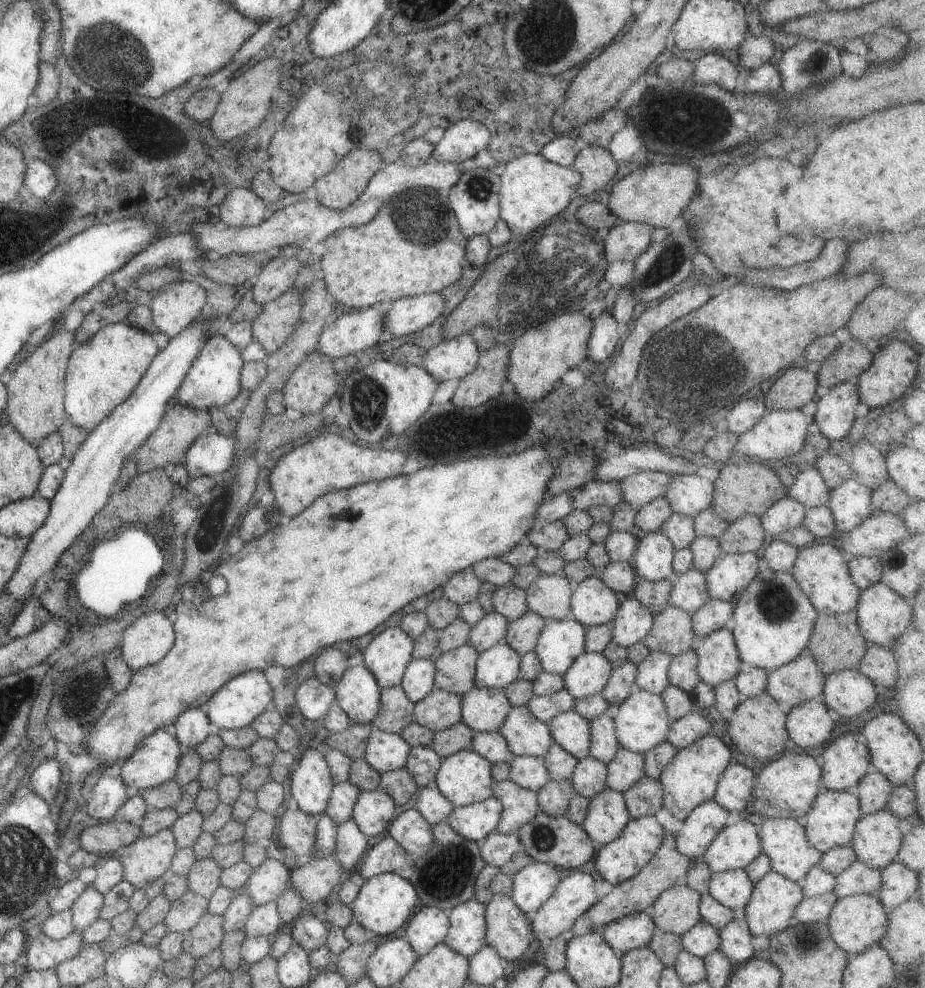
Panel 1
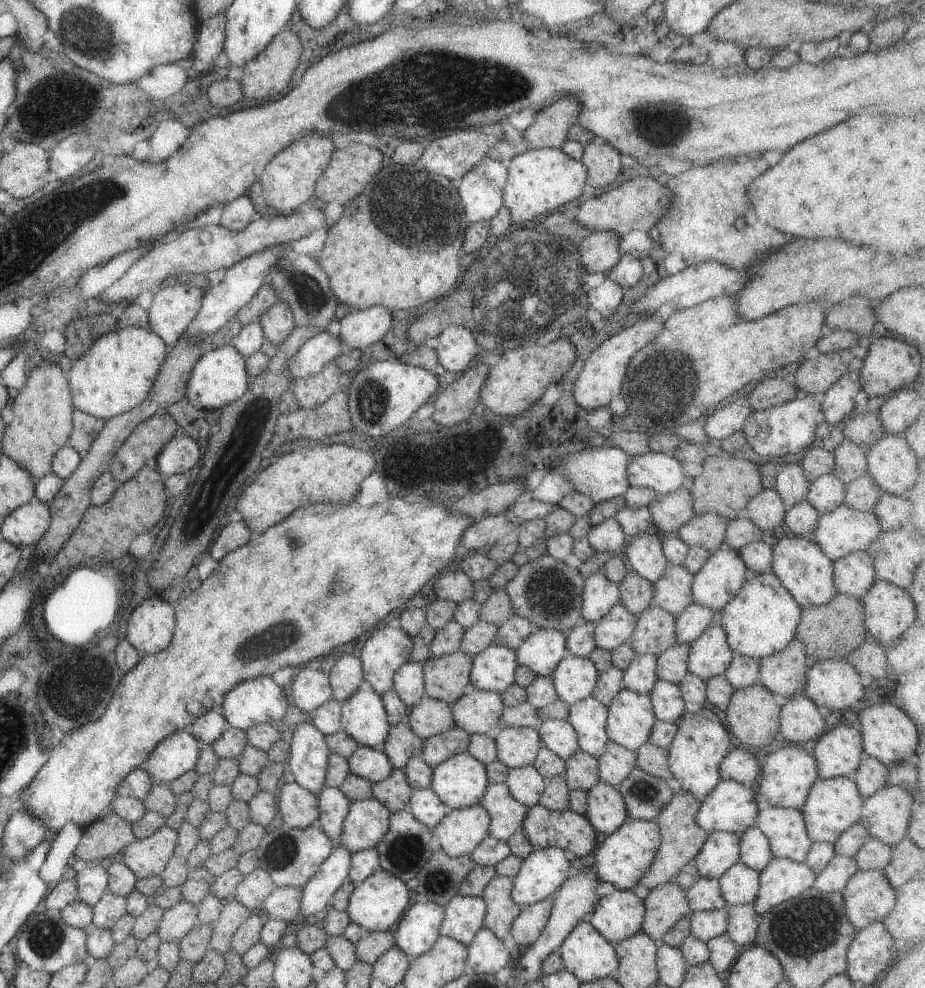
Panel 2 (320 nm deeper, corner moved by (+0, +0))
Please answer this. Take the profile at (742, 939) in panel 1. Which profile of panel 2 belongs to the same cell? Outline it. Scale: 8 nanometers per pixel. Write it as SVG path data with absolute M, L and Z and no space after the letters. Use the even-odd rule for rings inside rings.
M753 903L727 907L727 936L740 948L754 944L754 936L758 927L757 916Z

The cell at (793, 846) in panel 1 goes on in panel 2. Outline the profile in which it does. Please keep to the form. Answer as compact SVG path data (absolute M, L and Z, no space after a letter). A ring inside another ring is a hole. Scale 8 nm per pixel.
M763 805L754 825L768 840L772 857L800 863L811 846L798 809Z

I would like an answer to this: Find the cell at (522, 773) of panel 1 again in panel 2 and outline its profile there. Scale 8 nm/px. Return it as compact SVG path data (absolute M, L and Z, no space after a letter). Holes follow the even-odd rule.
M533 765L509 768L503 783L508 788L511 798L526 807L538 804L541 791L546 785L544 778L541 778Z

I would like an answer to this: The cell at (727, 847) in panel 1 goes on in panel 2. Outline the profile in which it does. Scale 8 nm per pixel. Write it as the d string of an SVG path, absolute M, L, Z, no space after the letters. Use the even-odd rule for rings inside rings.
M713 831L707 835L691 864L700 877L718 879L730 866L738 861L739 838L734 833Z

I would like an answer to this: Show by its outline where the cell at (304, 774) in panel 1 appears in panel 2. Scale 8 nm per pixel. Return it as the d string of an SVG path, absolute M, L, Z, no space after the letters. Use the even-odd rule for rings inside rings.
M311 723L298 724L288 742L287 766L294 781L310 793L321 790L329 753L324 735Z

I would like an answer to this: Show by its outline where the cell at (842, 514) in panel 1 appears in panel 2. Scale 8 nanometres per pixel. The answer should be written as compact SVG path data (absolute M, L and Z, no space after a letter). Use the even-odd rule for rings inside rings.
M827 473L812 480L807 487L804 499L820 514L824 515L835 510L842 504L844 485Z

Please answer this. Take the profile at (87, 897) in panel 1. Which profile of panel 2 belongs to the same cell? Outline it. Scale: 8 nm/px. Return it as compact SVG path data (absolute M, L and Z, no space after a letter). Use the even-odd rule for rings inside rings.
M87 861L85 867L76 872L76 900L92 907L106 891L106 870L96 861Z

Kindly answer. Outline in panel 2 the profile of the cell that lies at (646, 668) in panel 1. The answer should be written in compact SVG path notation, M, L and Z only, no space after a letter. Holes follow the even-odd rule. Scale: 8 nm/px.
M652 654L636 655L623 671L620 686L639 694L648 694L658 680L655 674L656 656Z

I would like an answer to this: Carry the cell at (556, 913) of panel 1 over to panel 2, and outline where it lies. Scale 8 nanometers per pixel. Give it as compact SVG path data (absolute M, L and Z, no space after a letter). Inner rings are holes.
M552 897L527 905L510 924L509 934L517 946L529 946L547 922L552 905Z

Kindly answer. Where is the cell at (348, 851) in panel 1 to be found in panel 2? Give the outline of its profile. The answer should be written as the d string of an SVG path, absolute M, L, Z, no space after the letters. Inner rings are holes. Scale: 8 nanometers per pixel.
M336 842L331 854L322 862L317 872L300 890L299 916L307 918L325 908L331 895L345 882L349 868L350 852Z

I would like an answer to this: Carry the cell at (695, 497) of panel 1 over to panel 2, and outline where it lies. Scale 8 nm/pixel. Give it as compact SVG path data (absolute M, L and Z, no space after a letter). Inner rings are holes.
M648 450L627 461L626 479L628 486L647 487L662 495L682 486L684 472L671 454Z

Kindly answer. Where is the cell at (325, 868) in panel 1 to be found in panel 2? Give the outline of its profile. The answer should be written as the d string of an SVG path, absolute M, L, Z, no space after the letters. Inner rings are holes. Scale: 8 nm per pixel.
M275 887L270 892L259 909L266 914L267 919L279 919L290 922L299 914L300 890L297 887Z

